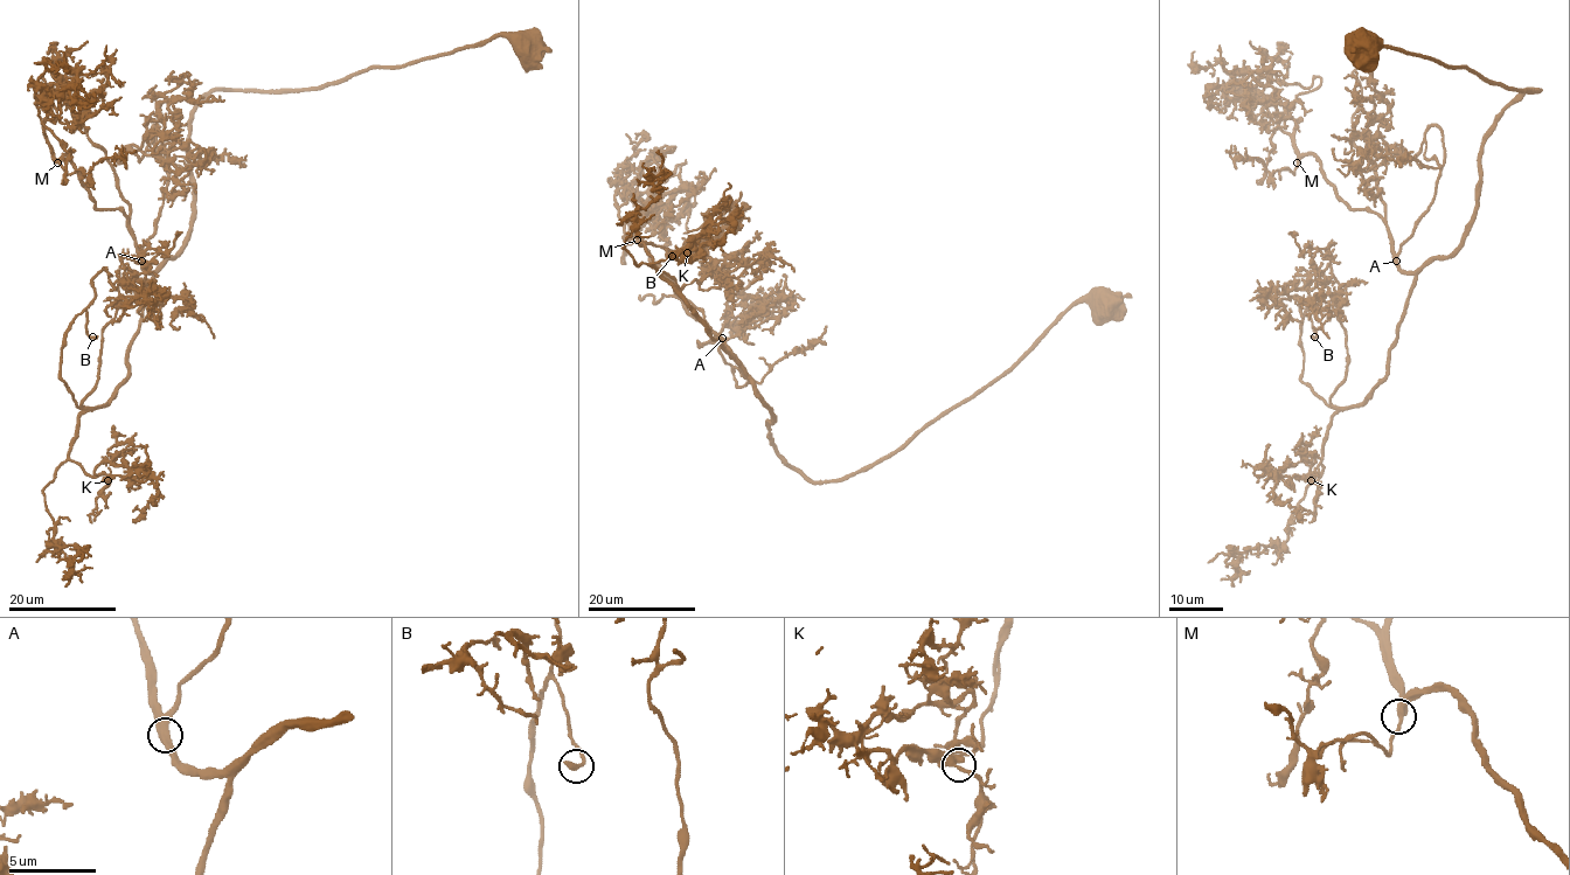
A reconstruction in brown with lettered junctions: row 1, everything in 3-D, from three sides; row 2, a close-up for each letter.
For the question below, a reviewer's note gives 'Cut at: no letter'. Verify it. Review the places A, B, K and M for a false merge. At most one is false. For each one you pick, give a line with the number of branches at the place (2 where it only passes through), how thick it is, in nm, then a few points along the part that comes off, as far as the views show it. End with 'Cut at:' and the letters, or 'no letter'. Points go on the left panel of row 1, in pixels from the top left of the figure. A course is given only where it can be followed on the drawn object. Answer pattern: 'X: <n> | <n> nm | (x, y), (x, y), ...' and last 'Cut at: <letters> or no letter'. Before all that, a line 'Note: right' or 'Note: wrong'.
Note: right
Cut at: no letter

